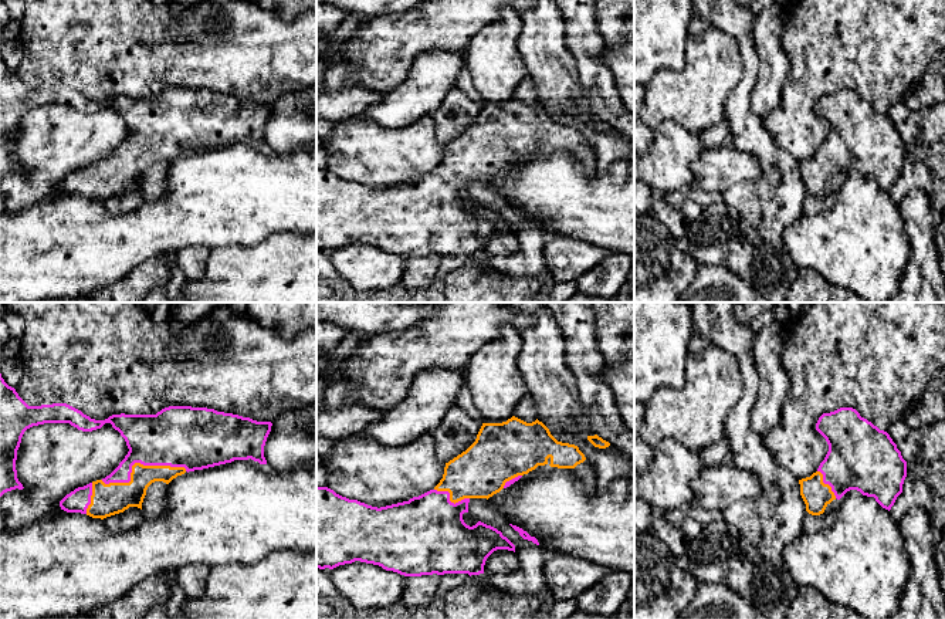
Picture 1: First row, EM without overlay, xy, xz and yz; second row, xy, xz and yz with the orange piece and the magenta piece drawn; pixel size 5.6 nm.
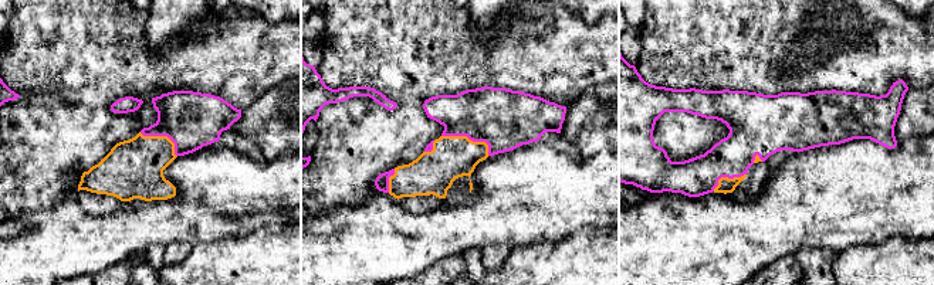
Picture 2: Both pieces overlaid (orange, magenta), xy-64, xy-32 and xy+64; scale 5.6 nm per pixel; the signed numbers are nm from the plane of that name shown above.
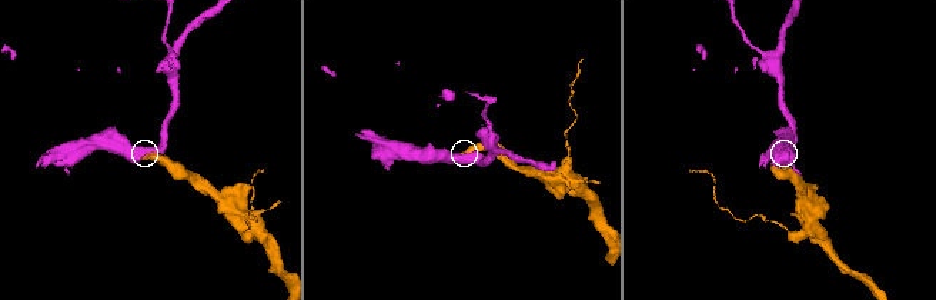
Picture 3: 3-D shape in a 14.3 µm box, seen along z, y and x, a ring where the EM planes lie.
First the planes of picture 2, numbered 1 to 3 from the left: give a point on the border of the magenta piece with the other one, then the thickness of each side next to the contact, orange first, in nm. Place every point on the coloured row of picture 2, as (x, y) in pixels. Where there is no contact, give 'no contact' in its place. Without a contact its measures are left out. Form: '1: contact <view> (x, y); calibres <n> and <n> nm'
1: contact xy-64 (163, 136); calibres 340 and 320 nm
2: contact xy-32 (469, 139); calibres 240 and 340 nm
3: contact xy+64 (727, 177); calibres 90 and 220 nm

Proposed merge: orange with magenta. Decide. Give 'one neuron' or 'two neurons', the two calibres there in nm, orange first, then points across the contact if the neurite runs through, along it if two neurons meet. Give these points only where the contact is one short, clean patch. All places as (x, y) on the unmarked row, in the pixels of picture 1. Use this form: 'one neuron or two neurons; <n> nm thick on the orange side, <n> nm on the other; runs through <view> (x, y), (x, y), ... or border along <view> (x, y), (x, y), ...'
one neuron; 180 nm thick on the orange side, 320 nm on the other

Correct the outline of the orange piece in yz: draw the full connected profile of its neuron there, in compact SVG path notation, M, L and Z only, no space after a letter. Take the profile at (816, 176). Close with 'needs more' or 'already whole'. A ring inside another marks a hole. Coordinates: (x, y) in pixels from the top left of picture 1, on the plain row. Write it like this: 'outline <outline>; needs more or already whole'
outline M853 89L823 95L816 105L816 112L826 121L829 133L816 155L799 162L806 193L820 197L833 182L840 182L850 172L874 179L883 190L890 193L902 175L907 159L907 143L890 116L861 99Z; needs more

